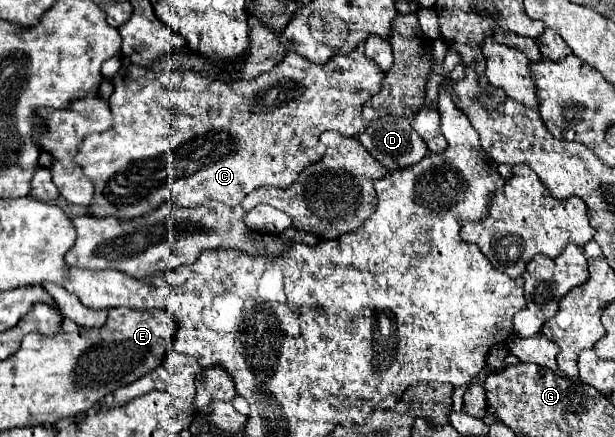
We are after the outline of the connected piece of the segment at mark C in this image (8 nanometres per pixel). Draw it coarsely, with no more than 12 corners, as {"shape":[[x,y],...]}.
{"shape":[[361,46],[253,80],[125,62],[89,216],[239,206],[357,136]]}

